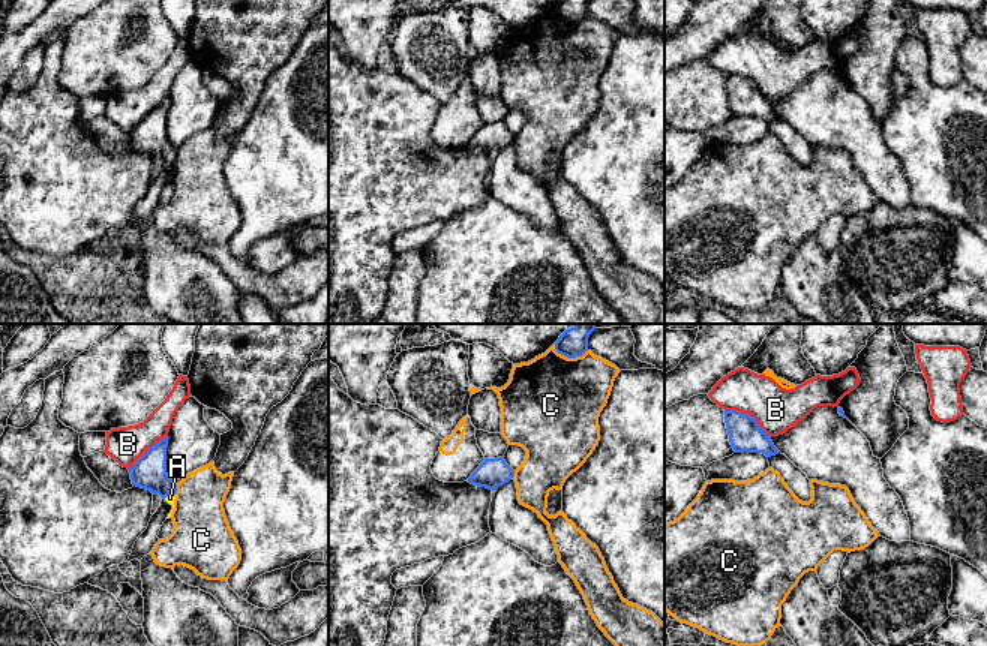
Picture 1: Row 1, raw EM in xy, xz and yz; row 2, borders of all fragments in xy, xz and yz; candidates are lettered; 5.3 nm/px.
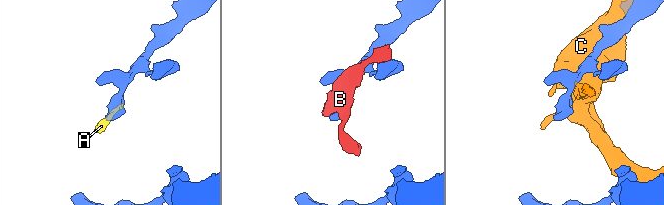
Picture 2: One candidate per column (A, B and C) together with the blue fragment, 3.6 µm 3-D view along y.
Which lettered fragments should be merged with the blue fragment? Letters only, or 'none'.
A

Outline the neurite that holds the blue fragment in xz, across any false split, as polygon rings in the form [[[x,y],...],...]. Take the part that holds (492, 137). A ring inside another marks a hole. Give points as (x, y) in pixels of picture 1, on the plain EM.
[[[504,121],[484,123],[480,130],[471,138],[468,147],[477,151],[496,154],[514,141],[514,135],[506,127]]]

